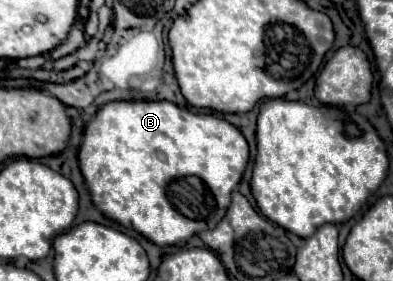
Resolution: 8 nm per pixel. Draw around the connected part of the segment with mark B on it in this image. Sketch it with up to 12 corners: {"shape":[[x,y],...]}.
{"shape":[[109,102],[79,166],[159,246],[217,226],[249,162],[227,120]]}

